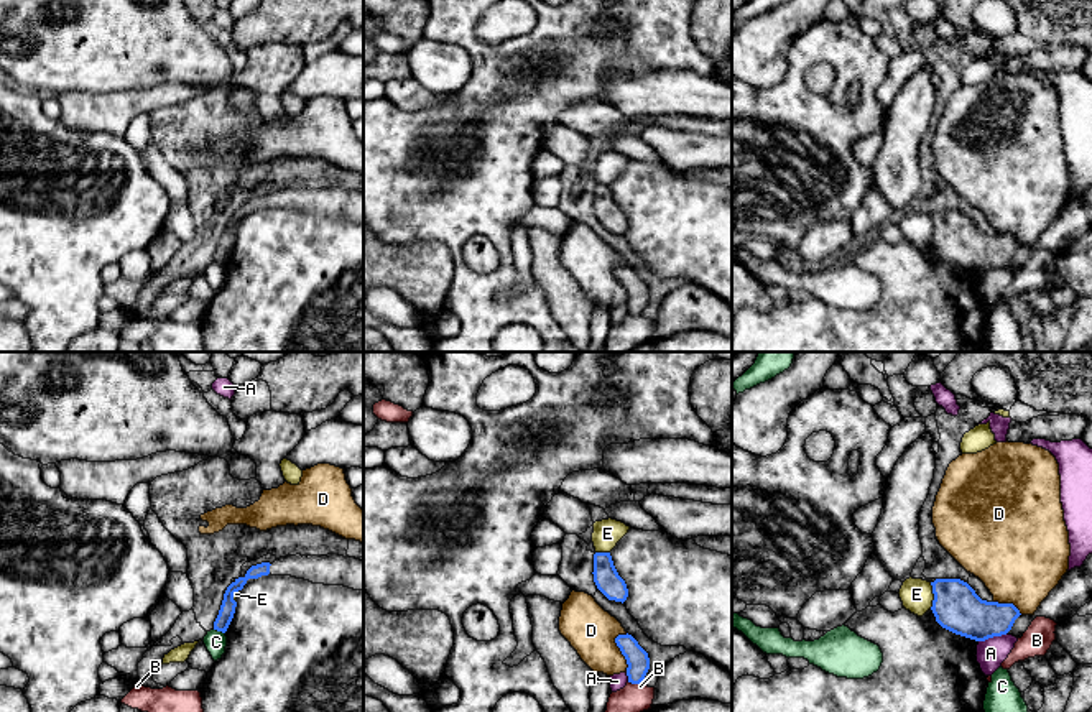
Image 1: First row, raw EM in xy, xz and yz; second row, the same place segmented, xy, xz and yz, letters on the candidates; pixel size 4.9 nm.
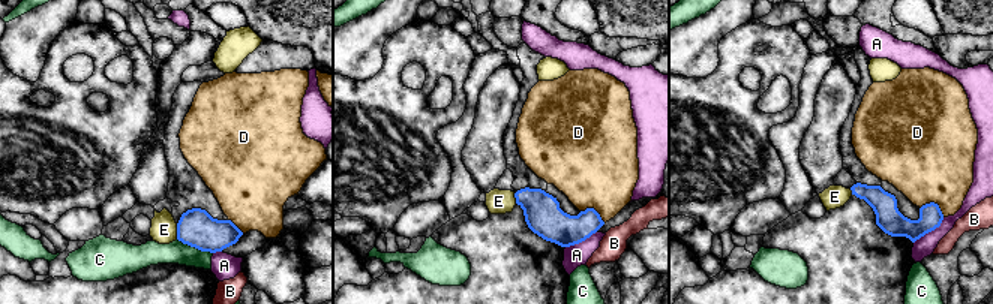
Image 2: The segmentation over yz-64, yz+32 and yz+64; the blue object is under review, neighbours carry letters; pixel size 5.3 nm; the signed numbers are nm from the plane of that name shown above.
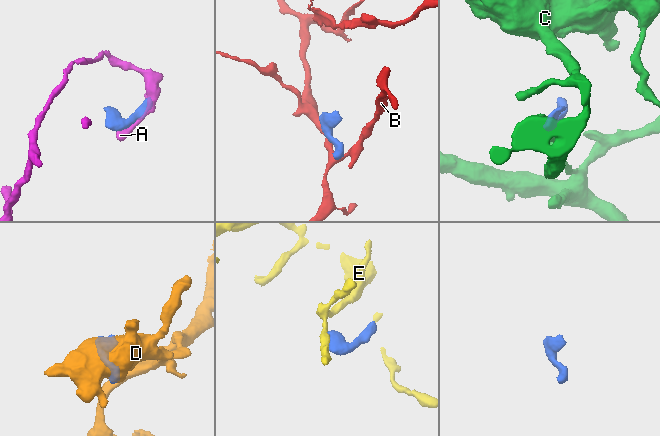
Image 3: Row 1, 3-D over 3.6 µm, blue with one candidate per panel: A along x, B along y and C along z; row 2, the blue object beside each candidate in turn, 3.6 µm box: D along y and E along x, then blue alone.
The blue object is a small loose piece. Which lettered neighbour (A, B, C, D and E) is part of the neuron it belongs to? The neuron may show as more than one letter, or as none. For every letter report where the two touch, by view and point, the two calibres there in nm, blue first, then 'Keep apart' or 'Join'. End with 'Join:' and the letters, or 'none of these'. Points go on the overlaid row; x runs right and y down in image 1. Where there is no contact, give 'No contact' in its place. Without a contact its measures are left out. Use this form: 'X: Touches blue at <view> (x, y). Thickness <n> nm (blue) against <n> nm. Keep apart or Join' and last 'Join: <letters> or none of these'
A: Touches blue at yz (992, 637). Thickness 240 nm (blue) against 140 nm. Keep apart
B: Touches blue at xz (635, 683). Thickness 110 nm (blue) against 140 nm. Keep apart
C: Touches blue at xy (219, 630). Thickness 80 nm (blue) against 110 nm. Keep apart
D: Touches blue at xz (622, 653). Thickness 110 nm (blue) against 240 nm. Keep apart
E: Touches blue at yz (934, 596). Thickness 240 nm (blue) against 160 nm. Keep apart
Join: none of these

